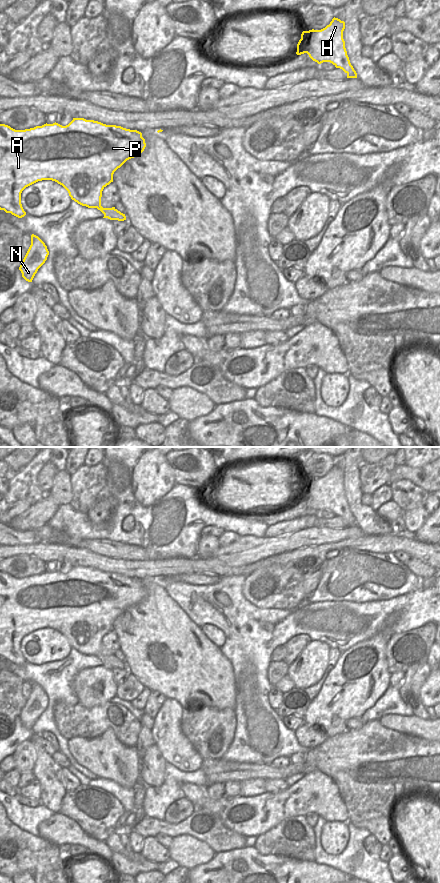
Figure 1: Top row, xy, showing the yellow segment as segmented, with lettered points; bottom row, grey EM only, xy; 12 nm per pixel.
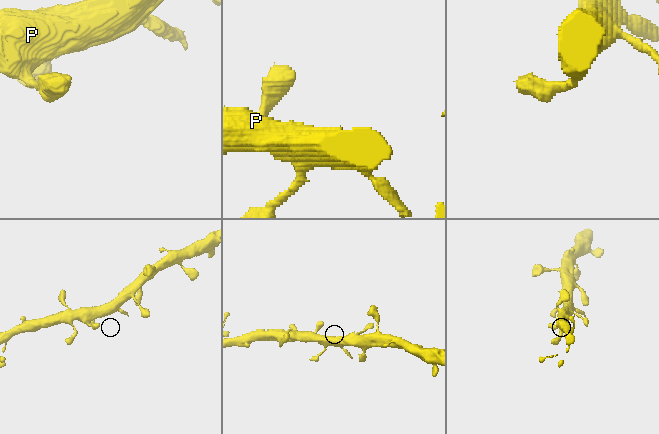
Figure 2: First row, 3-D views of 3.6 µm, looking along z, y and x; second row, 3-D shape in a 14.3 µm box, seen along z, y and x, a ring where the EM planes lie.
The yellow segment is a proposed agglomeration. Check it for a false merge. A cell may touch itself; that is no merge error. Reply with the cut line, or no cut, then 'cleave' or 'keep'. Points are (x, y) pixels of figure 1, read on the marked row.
no cut; keep

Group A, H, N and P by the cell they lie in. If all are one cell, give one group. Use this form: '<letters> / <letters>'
A H N P

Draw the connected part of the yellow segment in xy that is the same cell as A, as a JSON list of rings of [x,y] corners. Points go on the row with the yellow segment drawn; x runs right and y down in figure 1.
[[[73,118],[73,120],[66,126],[62,126],[55,122],[53,124],[46,123],[42,126],[36,126],[34,128],[25,130],[15,130],[8,125],[0,124],[0,210],[4,210],[6,213],[11,213],[12,215],[18,218],[24,217],[26,215],[26,212],[24,211],[21,204],[22,191],[26,187],[38,181],[52,180],[62,185],[68,191],[71,199],[77,202],[78,204],[86,206],[88,208],[97,208],[104,214],[103,218],[108,218],[110,220],[124,221],[126,220],[125,214],[118,211],[115,207],[103,208],[101,206],[102,191],[107,185],[113,182],[114,172],[118,168],[120,168],[127,160],[141,154],[144,151],[145,147],[146,147],[145,139],[142,137],[142,133],[137,130],[130,130],[116,125],[106,125],[98,121],[86,120],[84,118]]]

